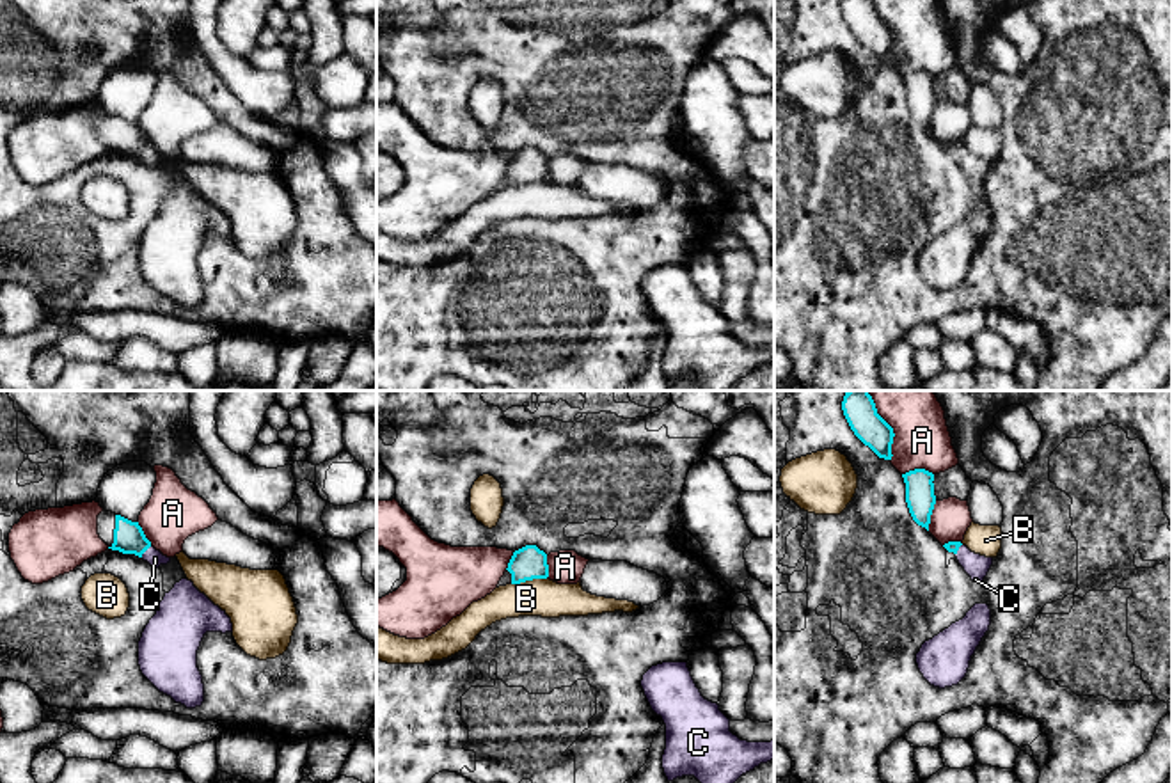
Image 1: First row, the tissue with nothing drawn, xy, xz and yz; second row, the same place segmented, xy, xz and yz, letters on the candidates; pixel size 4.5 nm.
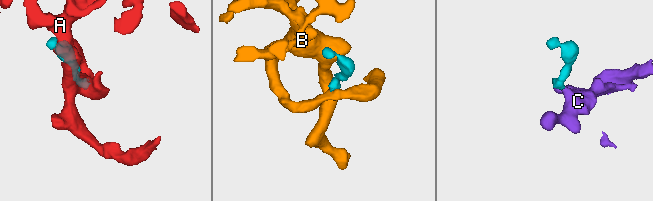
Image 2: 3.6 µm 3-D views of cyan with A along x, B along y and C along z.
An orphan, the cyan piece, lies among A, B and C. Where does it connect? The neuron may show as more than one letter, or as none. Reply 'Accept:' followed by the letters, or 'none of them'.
Accept: C

